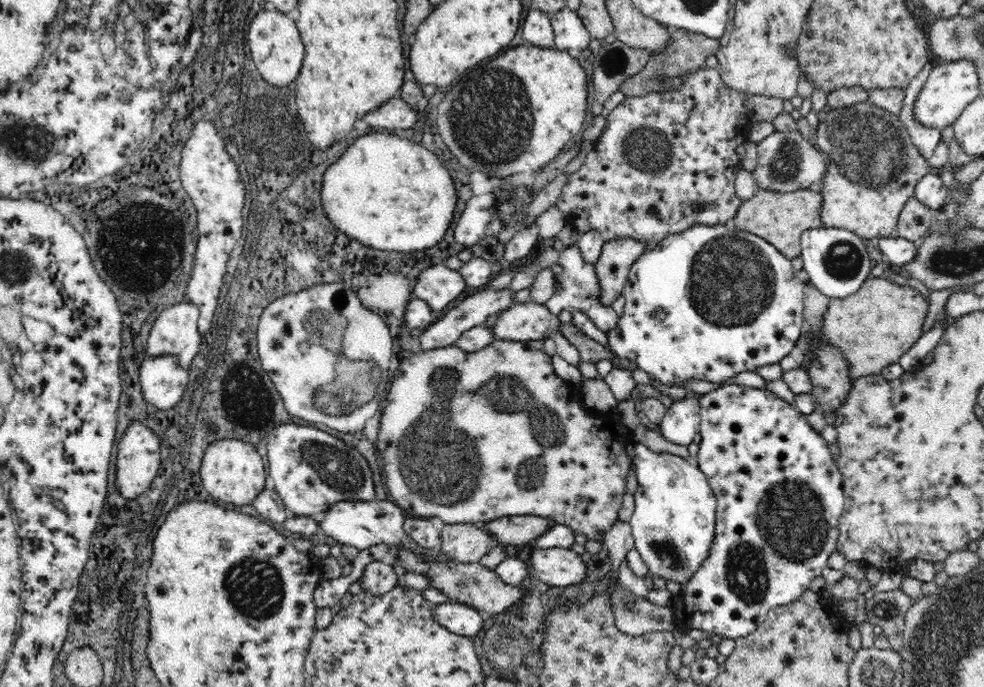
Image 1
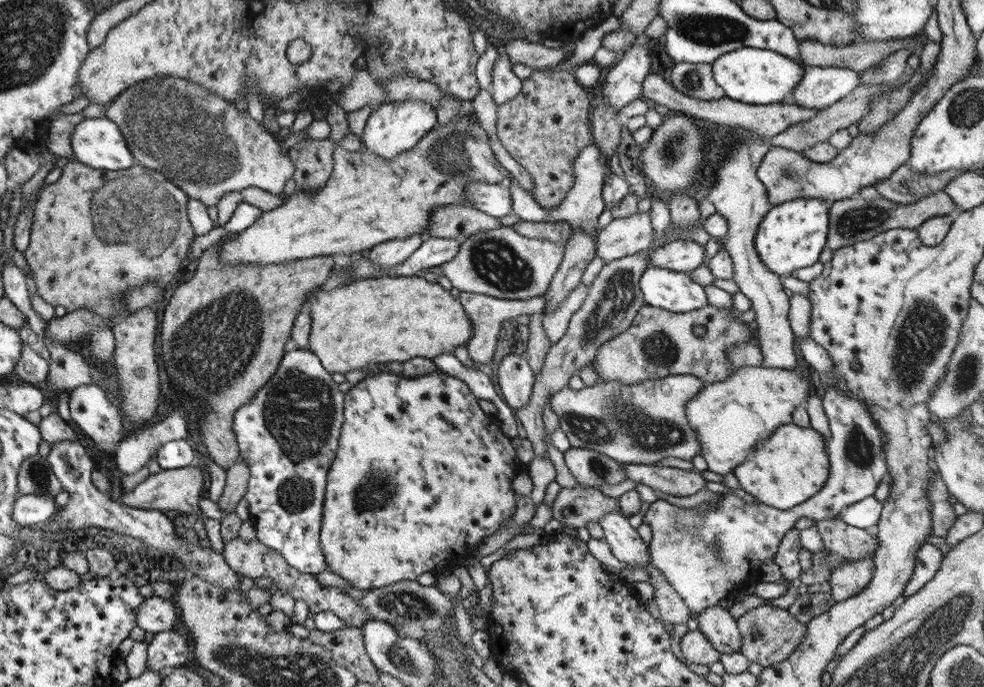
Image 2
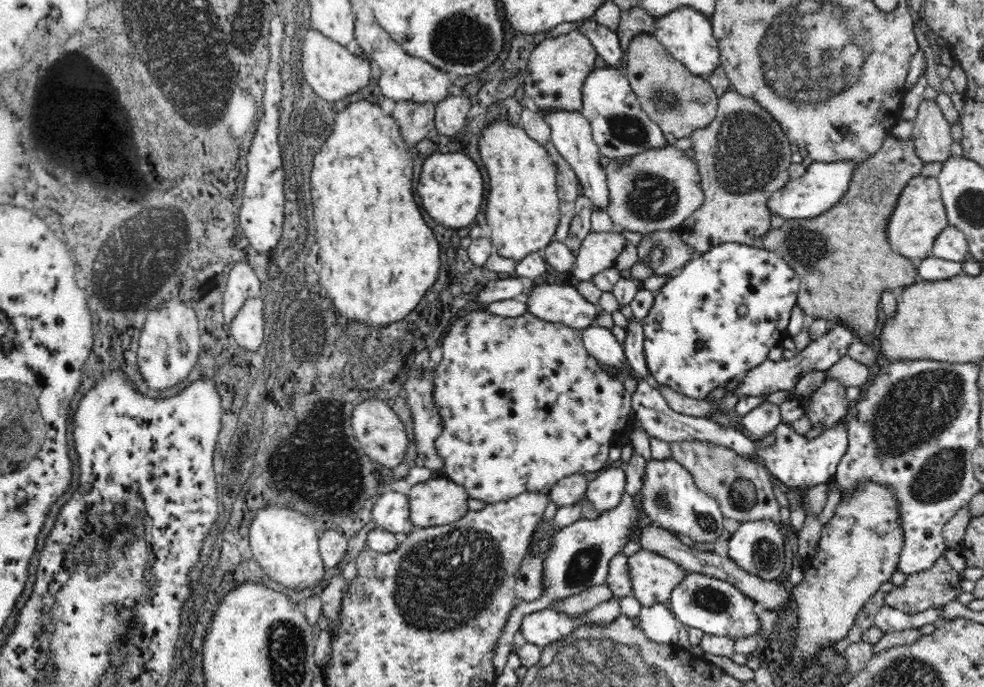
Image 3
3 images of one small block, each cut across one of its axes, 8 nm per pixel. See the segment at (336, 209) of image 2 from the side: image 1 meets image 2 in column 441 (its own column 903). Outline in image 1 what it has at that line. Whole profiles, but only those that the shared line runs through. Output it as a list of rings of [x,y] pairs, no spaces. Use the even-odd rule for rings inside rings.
[[[868,100],[854,106],[832,108],[820,116],[820,122],[814,130],[814,146],[828,158],[828,166],[820,182],[822,188],[818,188],[822,198],[820,220],[824,228],[844,228],[866,240],[894,236],[902,208],[910,198],[914,198],[916,184],[922,180],[922,176],[930,174],[930,164],[914,146],[912,136],[898,114],[878,108]]]

